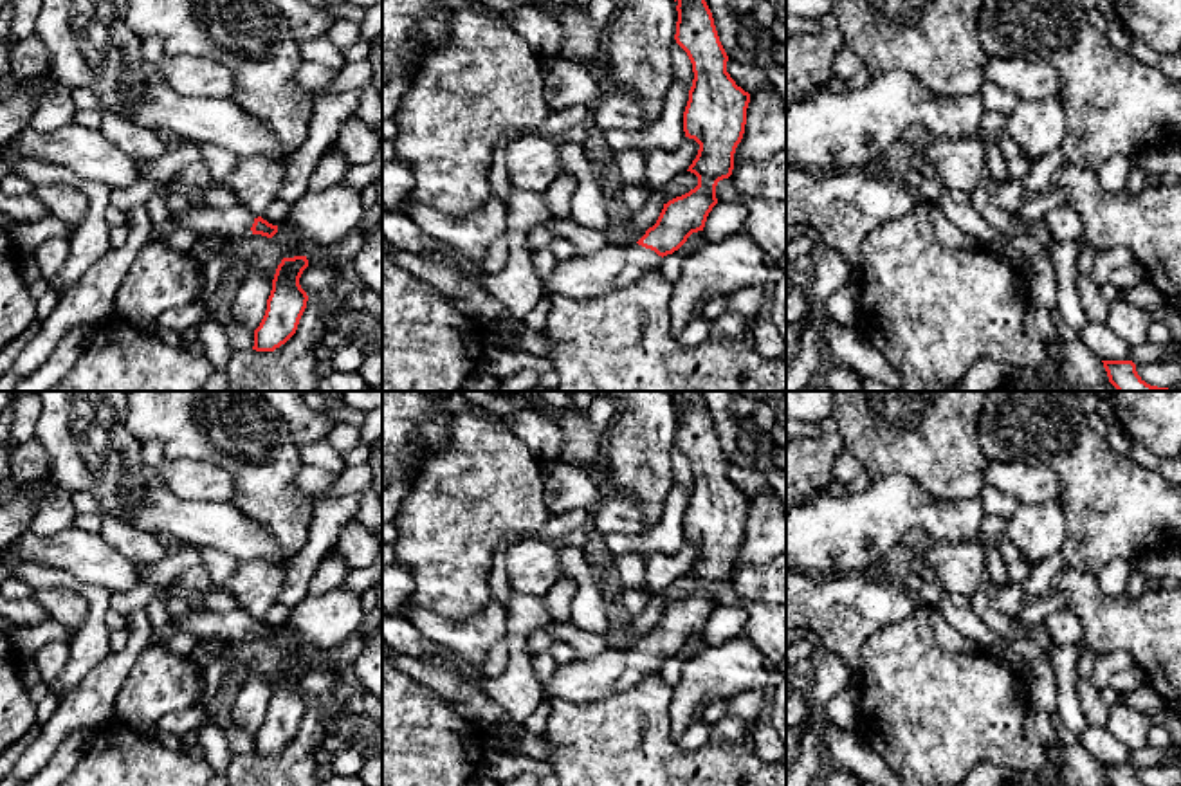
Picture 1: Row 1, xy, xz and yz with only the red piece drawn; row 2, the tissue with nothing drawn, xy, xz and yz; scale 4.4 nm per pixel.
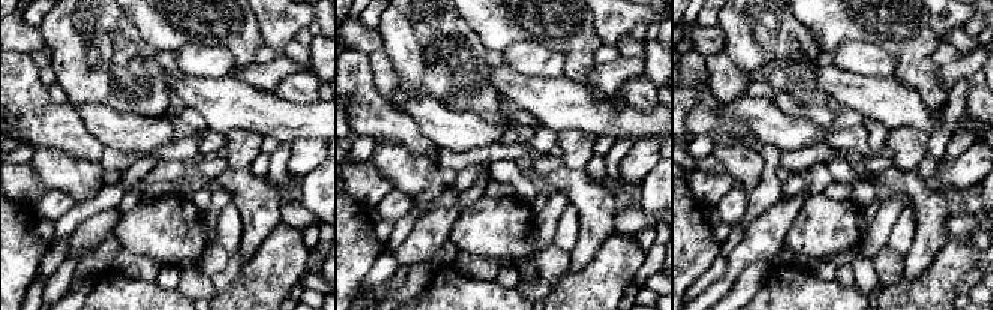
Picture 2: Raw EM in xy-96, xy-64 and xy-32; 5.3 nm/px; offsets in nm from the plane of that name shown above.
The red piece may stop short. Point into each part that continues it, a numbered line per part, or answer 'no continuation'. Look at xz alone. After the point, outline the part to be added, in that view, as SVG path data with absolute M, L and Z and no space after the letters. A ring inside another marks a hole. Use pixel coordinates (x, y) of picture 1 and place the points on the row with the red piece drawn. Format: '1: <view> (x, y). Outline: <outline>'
1: xz (579, 278). Outline: M615 242L593 254L557 261L545 283L545 294L559 294L575 301L600 297L638 281L660 263L662 256L651 249Z

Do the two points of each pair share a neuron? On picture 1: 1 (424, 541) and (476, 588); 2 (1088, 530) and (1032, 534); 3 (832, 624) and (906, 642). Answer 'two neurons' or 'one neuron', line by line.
1: one neuron
2: two neurons
3: two neurons

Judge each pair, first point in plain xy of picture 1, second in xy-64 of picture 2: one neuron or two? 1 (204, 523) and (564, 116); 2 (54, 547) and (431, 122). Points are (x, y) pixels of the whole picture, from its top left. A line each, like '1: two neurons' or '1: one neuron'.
1: one neuron
2: one neuron

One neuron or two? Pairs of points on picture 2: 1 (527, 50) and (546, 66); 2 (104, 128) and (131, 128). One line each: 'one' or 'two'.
1: one
2: one

